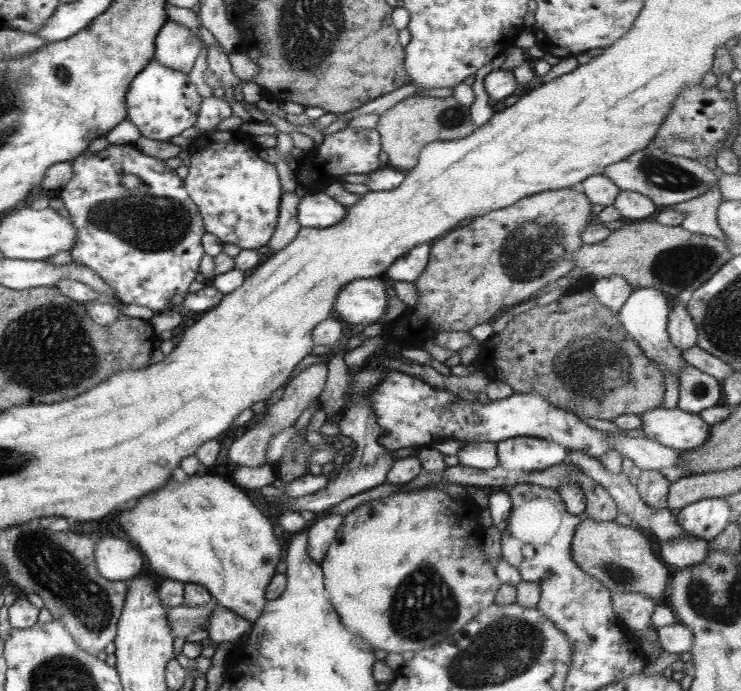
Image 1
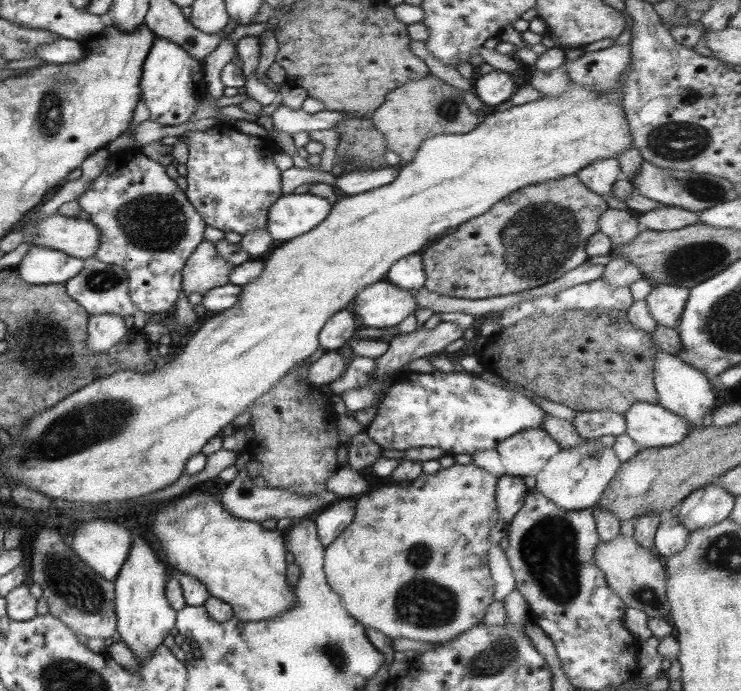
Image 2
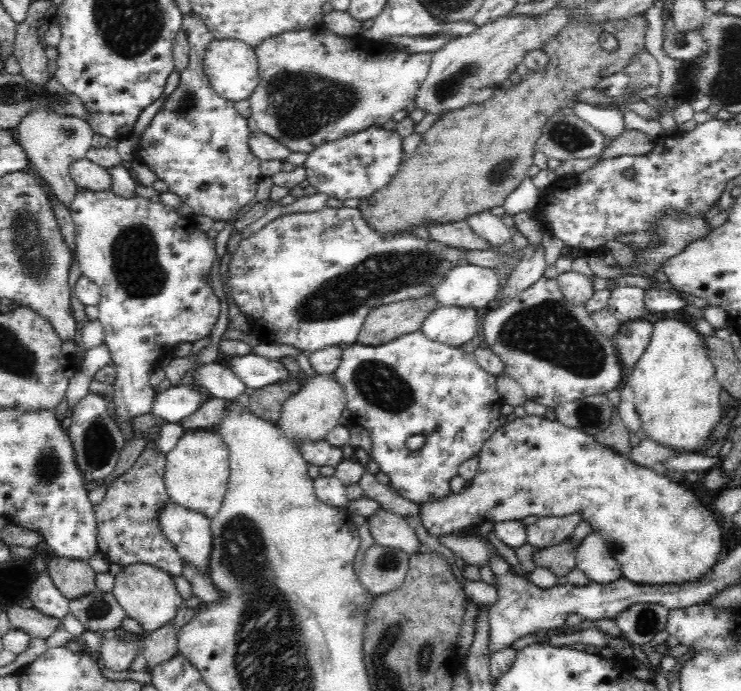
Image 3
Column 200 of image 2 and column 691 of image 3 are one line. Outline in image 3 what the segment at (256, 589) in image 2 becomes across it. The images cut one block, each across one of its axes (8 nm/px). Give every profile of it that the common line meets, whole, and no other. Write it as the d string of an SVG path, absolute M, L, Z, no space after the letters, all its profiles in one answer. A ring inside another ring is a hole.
M526 415L522 418L517 418L511 423L502 425L490 438L486 439L485 445L479 452L479 467L477 468L474 478L471 478L466 486L457 493L448 492L446 496L442 498L434 498L432 502L422 502L418 504L418 515L421 518L422 524L430 536L436 536L440 538L444 535L458 534L461 531L469 529L470 527L477 527L484 522L504 522L511 520L522 520L526 516L539 516L542 517L561 517L568 516L568 514L574 514L579 512L583 518L589 521L591 528L599 530L603 536L603 540L610 549L610 554L614 560L618 561L621 566L622 576L630 582L634 582L637 585L648 586L664 586L664 585L676 585L687 582L694 582L702 577L705 577L708 573L713 572L713 568L718 564L718 554L722 550L722 544L724 539L722 536L721 526L712 517L712 514L702 506L698 497L694 495L691 490L686 489L677 482L669 479L663 471L654 471L642 466L634 465L632 461L628 460L628 457L618 455L610 449L598 444L593 436L586 434L578 429L570 428L563 425L560 421L552 421L546 419L546 417L538 417L535 415Z

